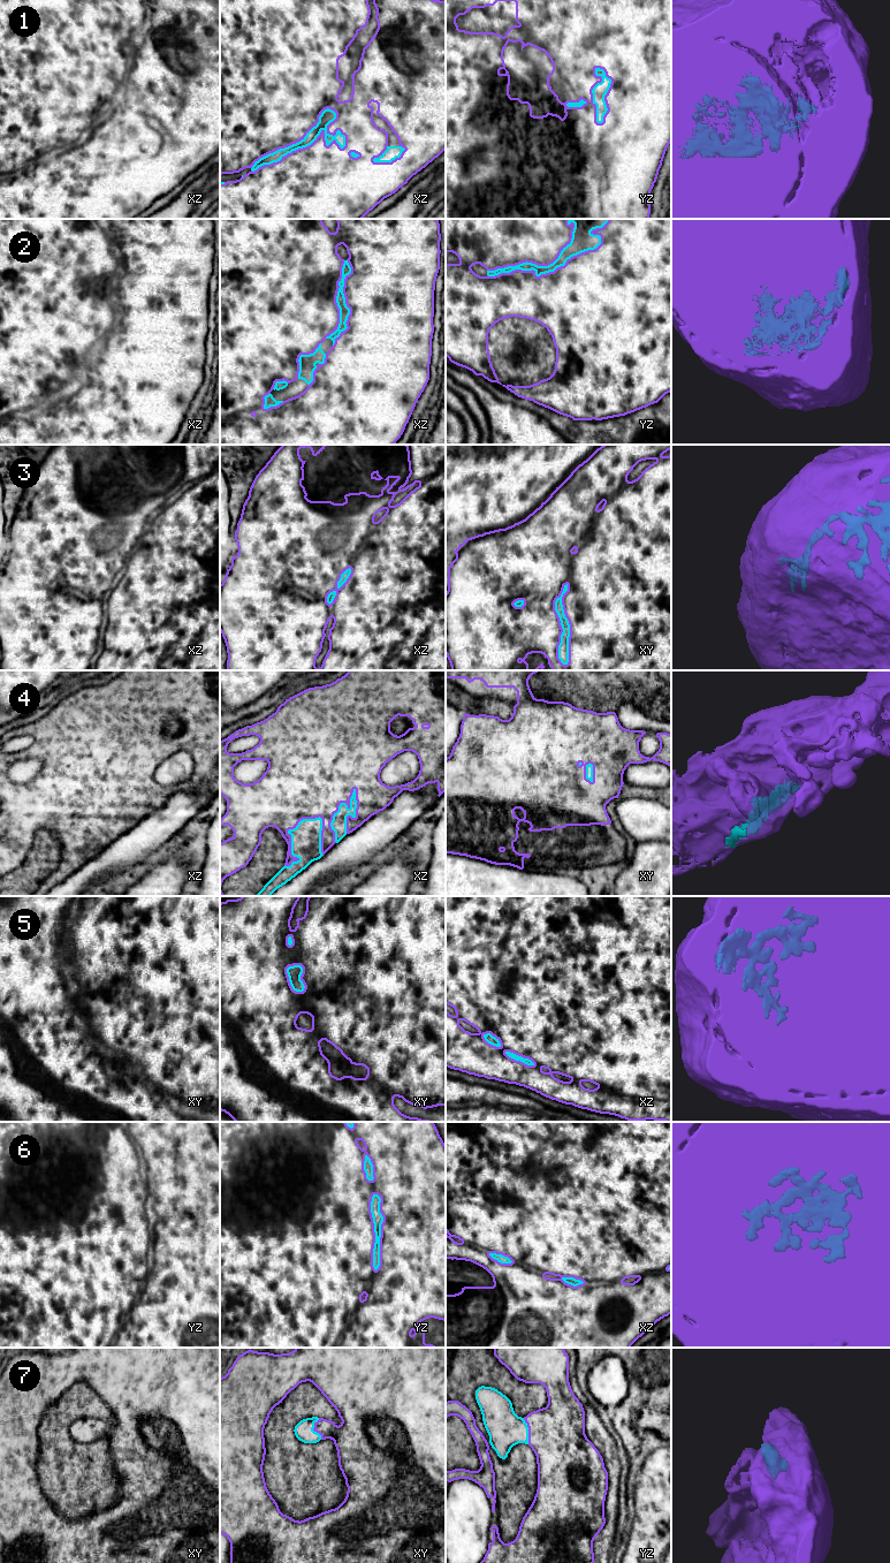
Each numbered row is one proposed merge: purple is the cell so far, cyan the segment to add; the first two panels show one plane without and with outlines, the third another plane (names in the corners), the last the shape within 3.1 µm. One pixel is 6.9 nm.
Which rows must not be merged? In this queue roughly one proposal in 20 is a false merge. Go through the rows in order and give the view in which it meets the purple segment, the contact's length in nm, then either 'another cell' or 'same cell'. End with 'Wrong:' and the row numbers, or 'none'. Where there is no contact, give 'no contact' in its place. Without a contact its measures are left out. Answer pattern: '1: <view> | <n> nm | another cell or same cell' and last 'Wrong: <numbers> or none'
1: xz | 700 nm | same cell
2: xz | 600 nm | same cell
3: xy | 600 nm | same cell
4: xz | 400 nm | same cell
5: xy | 220 nm | same cell
6: yz | 550 nm | same cell
7: yz | 190 nm | same cell
Wrong: none

